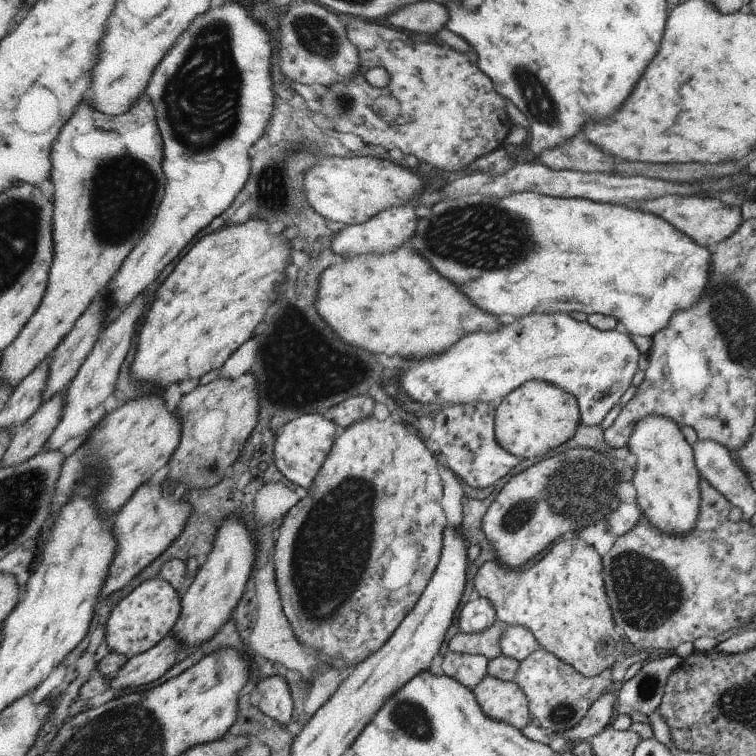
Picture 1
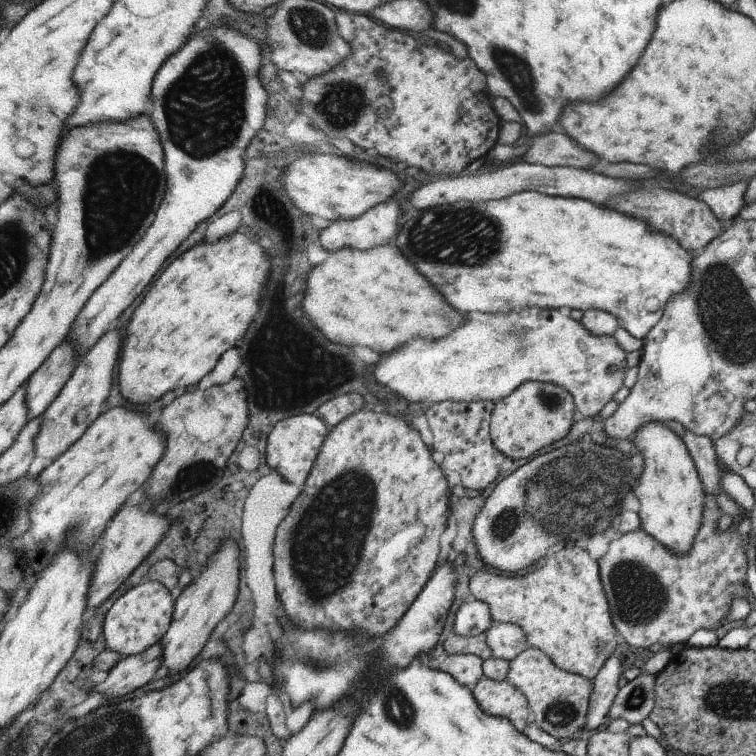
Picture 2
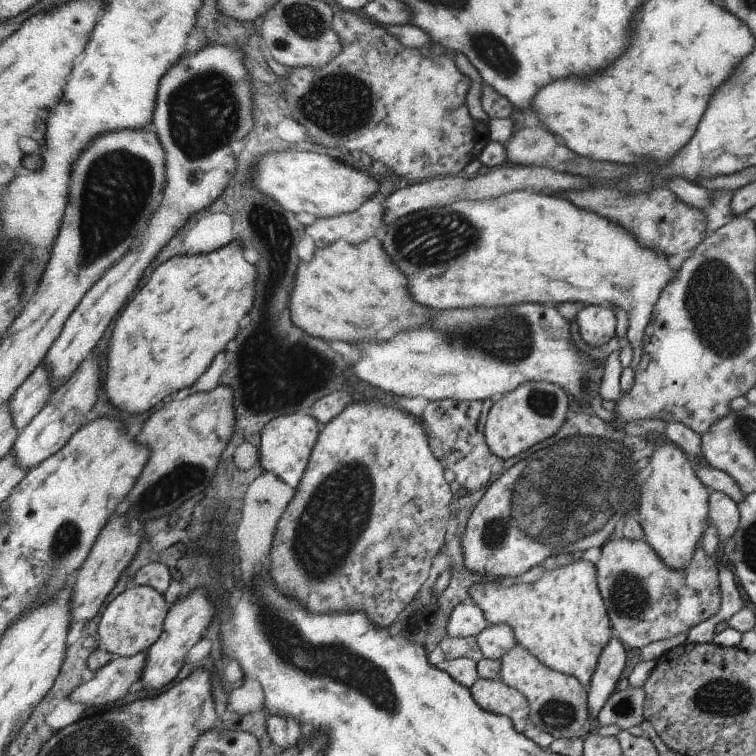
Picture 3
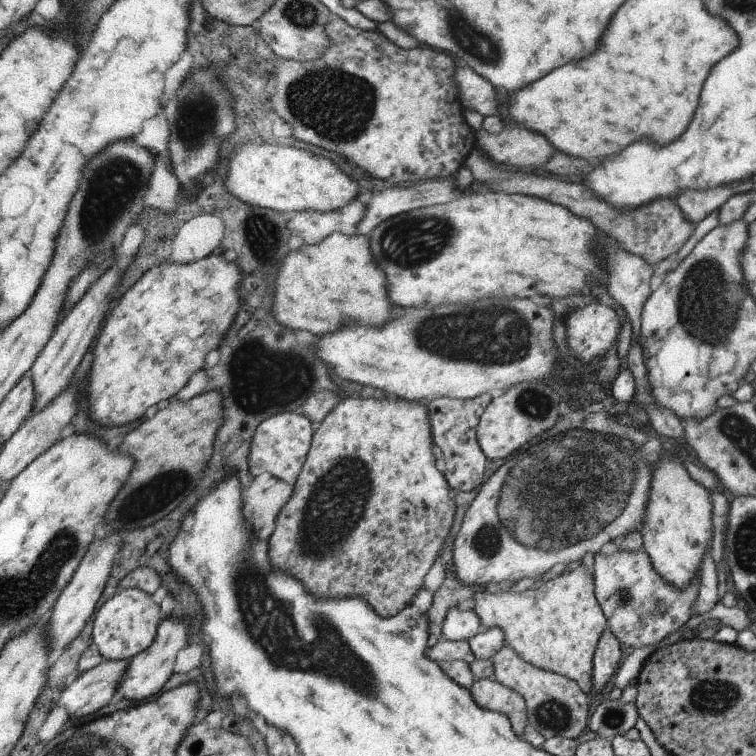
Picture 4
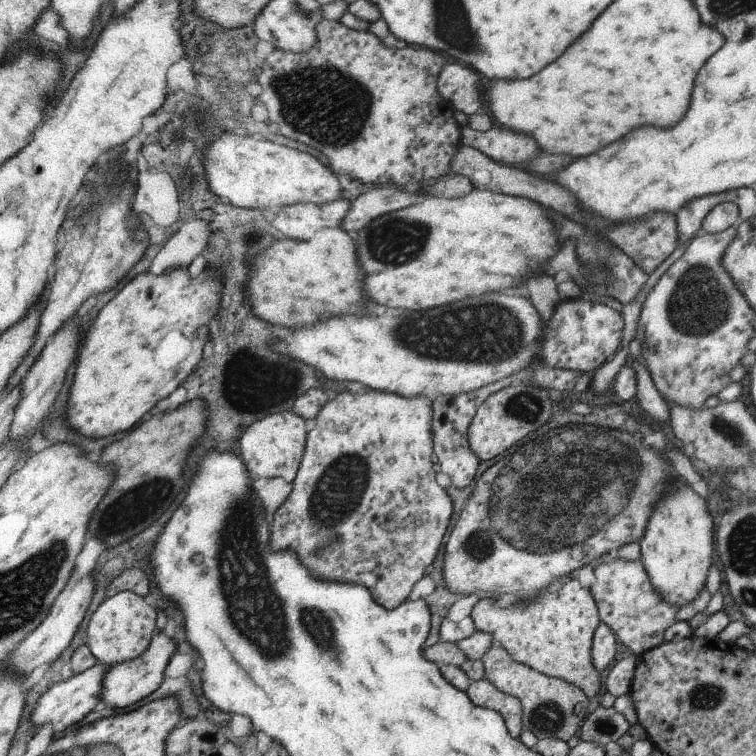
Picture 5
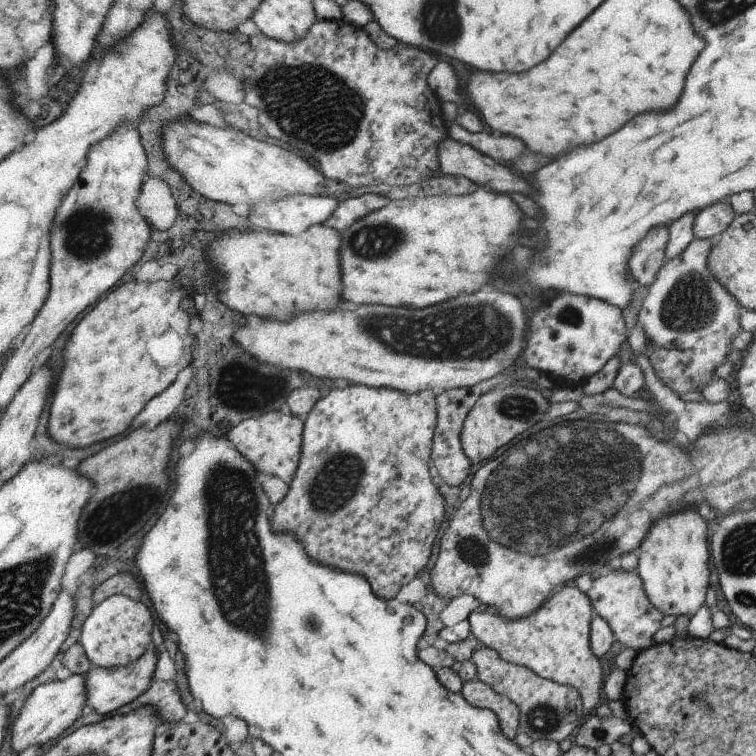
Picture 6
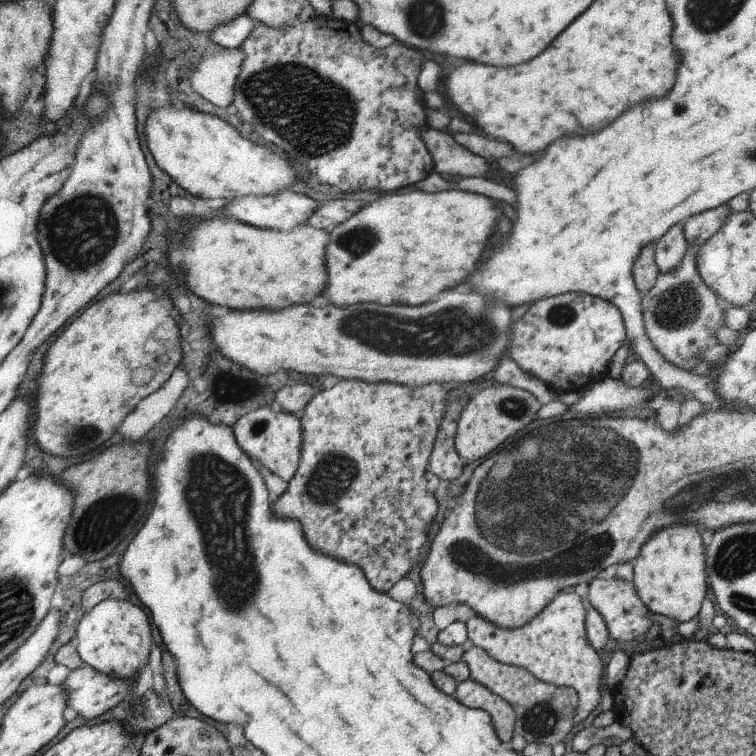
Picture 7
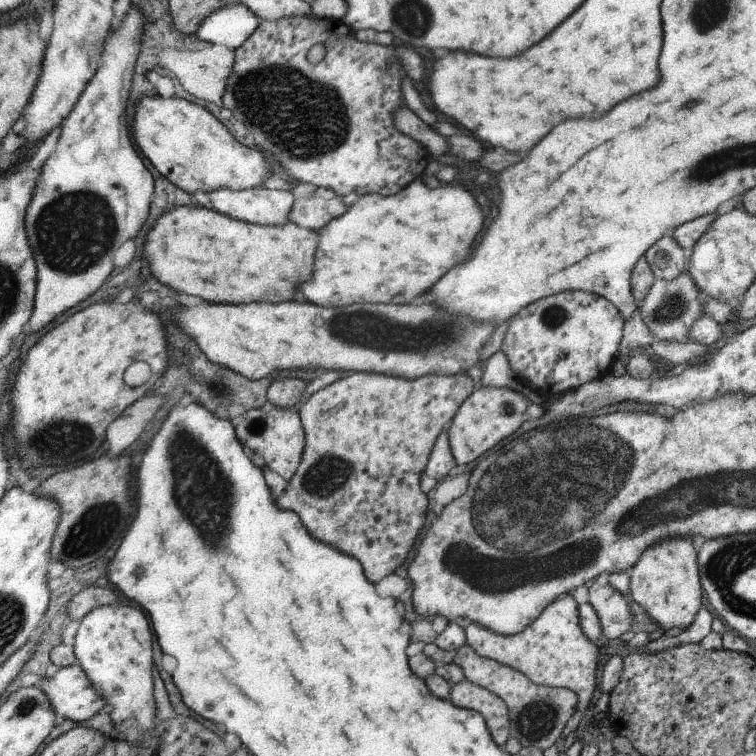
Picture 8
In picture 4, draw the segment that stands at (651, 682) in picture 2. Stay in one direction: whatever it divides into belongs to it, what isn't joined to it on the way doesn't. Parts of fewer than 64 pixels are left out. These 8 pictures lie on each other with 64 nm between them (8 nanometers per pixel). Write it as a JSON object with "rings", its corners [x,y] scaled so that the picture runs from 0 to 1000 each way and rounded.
{"rings":[[[796,923],[783,938],[776,966],[791,968],[791,975],[810,979],[815,972],[825,972],[844,955],[845,942],[839,927],[828,929],[821,925],[807,926]]]}

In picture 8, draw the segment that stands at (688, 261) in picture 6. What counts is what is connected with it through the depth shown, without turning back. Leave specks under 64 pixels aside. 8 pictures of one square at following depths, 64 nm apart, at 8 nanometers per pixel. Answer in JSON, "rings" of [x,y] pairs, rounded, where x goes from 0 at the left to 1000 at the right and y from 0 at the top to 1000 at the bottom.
{"rings":[[[907,357],[893,369],[866,369],[860,386],[849,396],[845,411],[852,429],[870,451],[915,454],[911,435],[918,425],[933,418],[933,397],[926,396],[927,384]]]}

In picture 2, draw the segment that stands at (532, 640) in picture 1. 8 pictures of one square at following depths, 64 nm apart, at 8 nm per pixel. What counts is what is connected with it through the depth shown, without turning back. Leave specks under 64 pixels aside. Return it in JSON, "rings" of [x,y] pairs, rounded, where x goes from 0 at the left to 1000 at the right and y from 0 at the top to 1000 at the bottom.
{"rings":[[[652,825],[644,835],[644,853],[653,870],[680,873],[701,857],[696,837],[684,825]]]}

